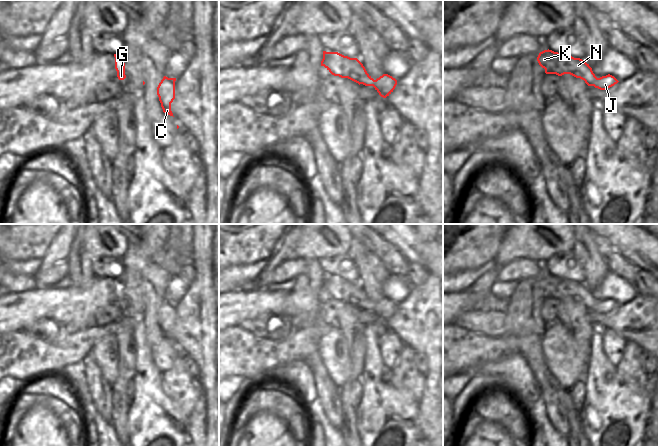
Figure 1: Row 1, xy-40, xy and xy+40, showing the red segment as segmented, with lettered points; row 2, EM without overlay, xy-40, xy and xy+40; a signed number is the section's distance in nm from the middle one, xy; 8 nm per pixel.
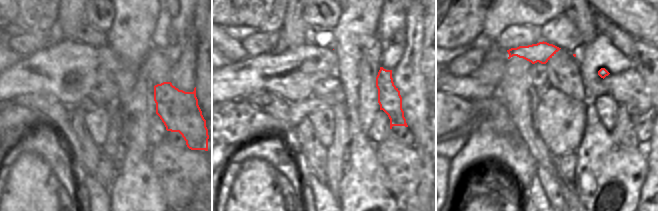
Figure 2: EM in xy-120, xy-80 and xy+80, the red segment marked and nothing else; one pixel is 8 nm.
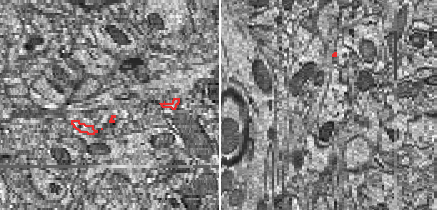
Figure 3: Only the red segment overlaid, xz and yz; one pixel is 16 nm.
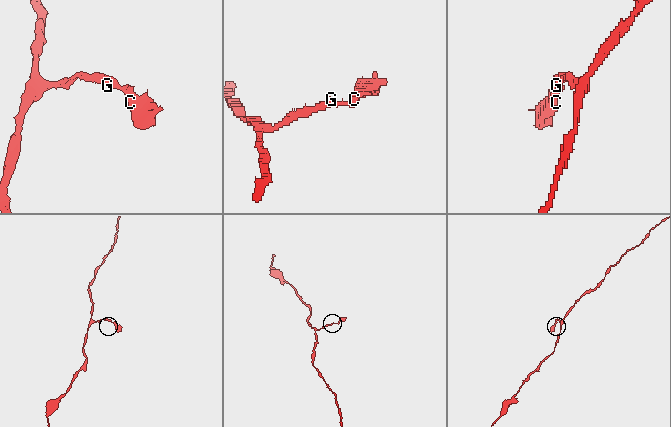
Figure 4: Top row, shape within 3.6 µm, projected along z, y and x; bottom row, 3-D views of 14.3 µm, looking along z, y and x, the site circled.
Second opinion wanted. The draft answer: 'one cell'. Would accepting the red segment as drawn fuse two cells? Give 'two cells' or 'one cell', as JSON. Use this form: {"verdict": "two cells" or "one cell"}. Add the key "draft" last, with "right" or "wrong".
{"verdict": "one cell", "draft": "right"}

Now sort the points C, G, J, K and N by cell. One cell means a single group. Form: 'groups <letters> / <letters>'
groups C G J K N

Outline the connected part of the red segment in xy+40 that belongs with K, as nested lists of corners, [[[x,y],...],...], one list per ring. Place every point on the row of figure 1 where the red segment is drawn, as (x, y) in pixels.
[[[549,49],[540,52],[537,61],[545,69],[546,74],[556,74],[558,76],[570,74],[584,80],[588,86],[594,86],[600,90],[606,90],[619,82],[610,74],[597,78],[589,64],[582,59]]]

